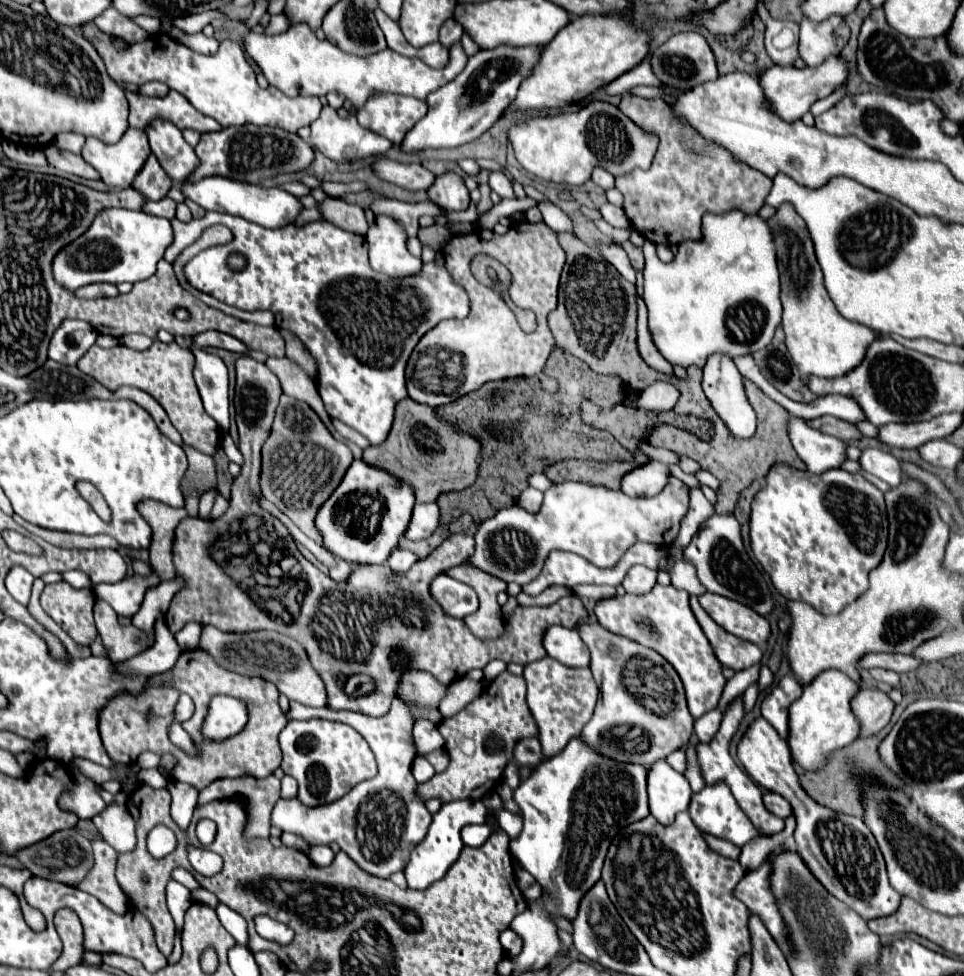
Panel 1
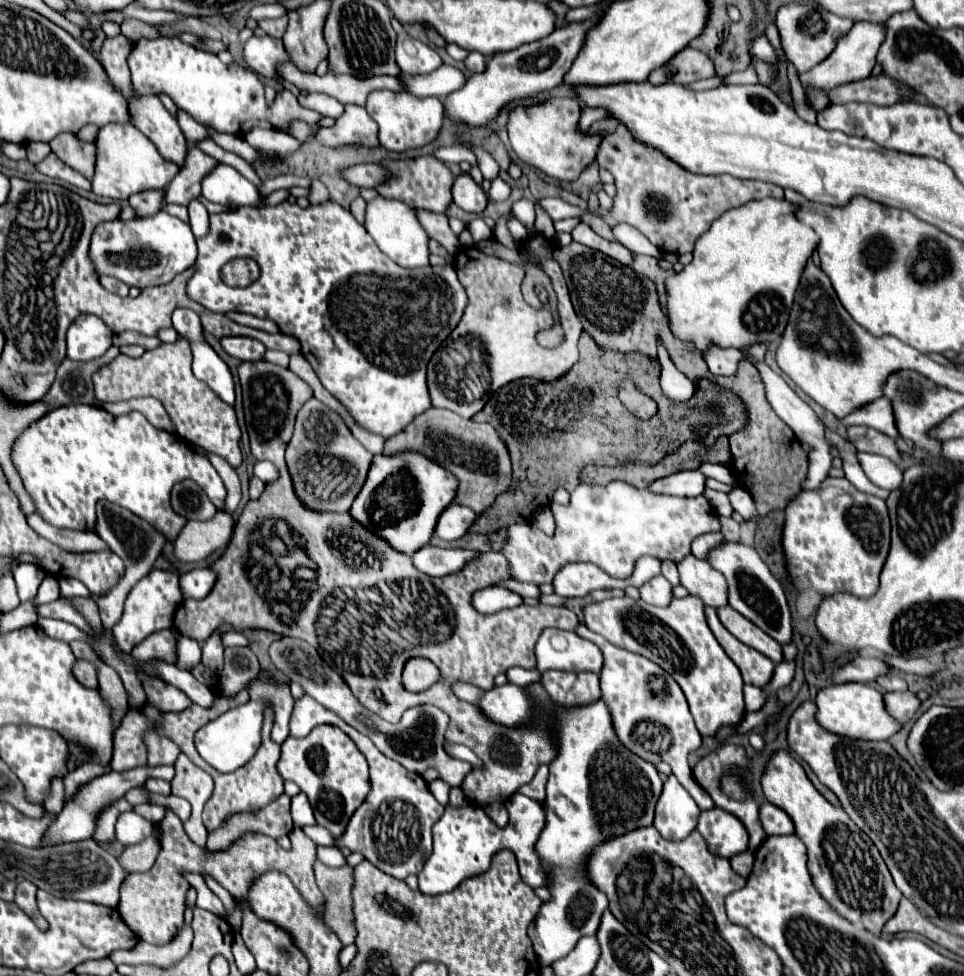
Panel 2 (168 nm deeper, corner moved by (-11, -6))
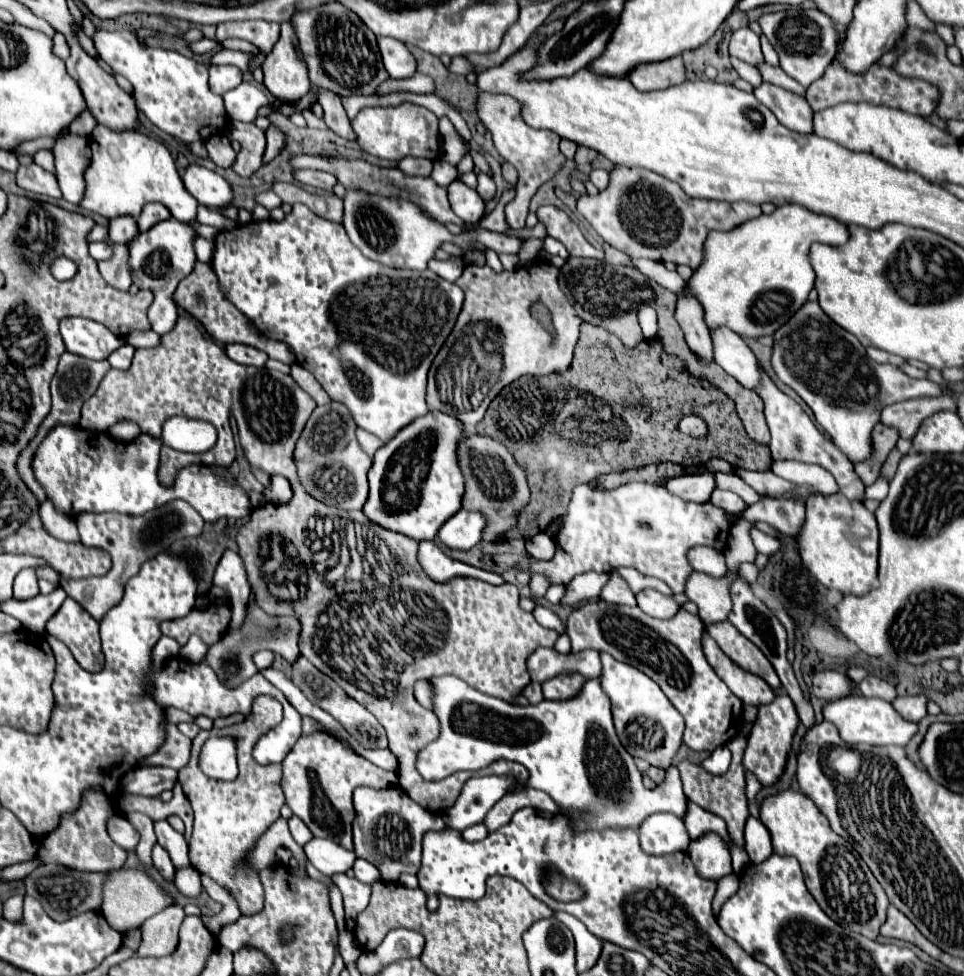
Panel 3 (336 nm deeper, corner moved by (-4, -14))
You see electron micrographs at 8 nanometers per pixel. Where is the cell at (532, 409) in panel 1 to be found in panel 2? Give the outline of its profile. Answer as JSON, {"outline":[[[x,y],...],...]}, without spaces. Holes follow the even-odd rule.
{"outline":[[[582,333],[580,343],[580,359],[578,363],[560,379],[552,381],[552,383],[542,383],[536,379],[518,379],[512,381],[508,385],[504,385],[500,391],[496,391],[492,395],[492,399],[488,399],[488,403],[484,405],[484,409],[480,413],[476,413],[472,417],[472,421],[490,421],[488,415],[496,415],[496,431],[500,435],[500,439],[504,441],[504,445],[510,451],[510,459],[512,459],[512,479],[516,479],[516,487],[510,487],[508,491],[500,493],[498,499],[476,517],[476,523],[472,523],[472,527],[468,531],[472,533],[492,533],[496,529],[504,529],[510,523],[516,523],[518,517],[528,519],[532,515],[532,511],[540,505],[548,505],[552,499],[552,493],[558,487],[564,487],[568,491],[572,491],[580,481],[578,481],[578,473],[588,465],[624,465],[624,463],[646,463],[646,465],[654,465],[658,463],[666,453],[672,453],[680,447],[680,443],[684,443],[686,439],[702,440],[706,445],[713,445],[718,435],[730,435],[732,431],[738,431],[740,427],[744,427],[746,423],[746,409],[742,405],[740,399],[736,399],[736,395],[732,395],[730,391],[724,391],[722,387],[718,387],[716,383],[710,381],[700,381],[696,387],[694,397],[688,403],[678,403],[678,401],[670,401],[664,397],[664,393],[660,391],[658,385],[658,377],[660,377],[660,365],[652,363],[648,357],[640,355],[640,353],[630,353],[630,355],[620,355],[614,351],[602,351],[586,333]],[[624,377],[632,377],[634,383],[638,385],[638,389],[646,395],[654,395],[654,401],[658,403],[658,415],[654,415],[648,421],[640,421],[634,415],[630,415],[626,411],[626,407],[618,401],[618,387],[620,381]],[[712,405],[720,405],[722,407],[722,417],[710,413]],[[708,425],[709,433],[702,437],[699,435],[698,427]]]}

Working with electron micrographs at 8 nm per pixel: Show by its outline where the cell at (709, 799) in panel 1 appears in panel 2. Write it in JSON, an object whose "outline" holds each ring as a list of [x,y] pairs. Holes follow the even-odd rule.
{"outline":[[[714,807],[700,813],[696,827],[706,839],[710,851],[726,859],[746,851],[748,847],[748,831],[740,823],[740,819],[734,817],[736,815],[722,811],[720,807]]]}

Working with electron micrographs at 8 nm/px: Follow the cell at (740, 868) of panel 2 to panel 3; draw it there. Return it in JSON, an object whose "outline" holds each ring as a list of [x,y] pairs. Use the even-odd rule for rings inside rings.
{"outline":[[[727,875],[719,881],[719,887],[717,887],[717,893],[715,893],[715,899],[713,899],[713,915],[717,917],[719,915],[719,909],[723,907],[725,899],[731,897],[739,887],[739,877],[737,875]]]}

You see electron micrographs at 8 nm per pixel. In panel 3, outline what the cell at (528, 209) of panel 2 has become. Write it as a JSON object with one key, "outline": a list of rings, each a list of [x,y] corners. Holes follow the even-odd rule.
{"outline":[[[479,93],[479,97],[477,97],[477,115],[483,121],[483,125],[487,127],[487,131],[491,133],[493,145],[499,151],[499,155],[507,163],[511,163],[517,169],[517,173],[519,173],[517,195],[515,195],[515,199],[505,205],[504,212],[507,225],[511,229],[523,229],[526,225],[531,197],[565,163],[565,157],[559,151],[559,135],[553,133],[553,131],[547,131],[547,129],[527,127],[525,121],[521,119],[519,103],[513,97],[509,97],[509,95]]]}

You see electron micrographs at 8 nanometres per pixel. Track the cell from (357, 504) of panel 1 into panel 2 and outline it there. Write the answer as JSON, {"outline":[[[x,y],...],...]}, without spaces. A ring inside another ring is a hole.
{"outline":[[[398,453],[392,457],[376,455],[368,471],[368,479],[356,495],[350,517],[380,535],[394,551],[412,555],[430,543],[438,515],[452,503],[456,495],[456,477],[426,459],[420,453]]]}

